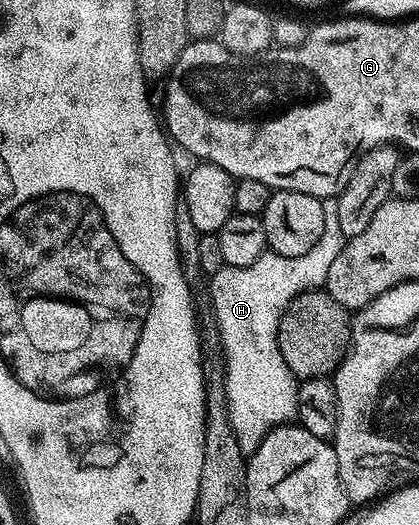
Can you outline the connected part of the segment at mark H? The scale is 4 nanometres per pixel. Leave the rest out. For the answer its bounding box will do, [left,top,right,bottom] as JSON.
[210,199,345,456]

